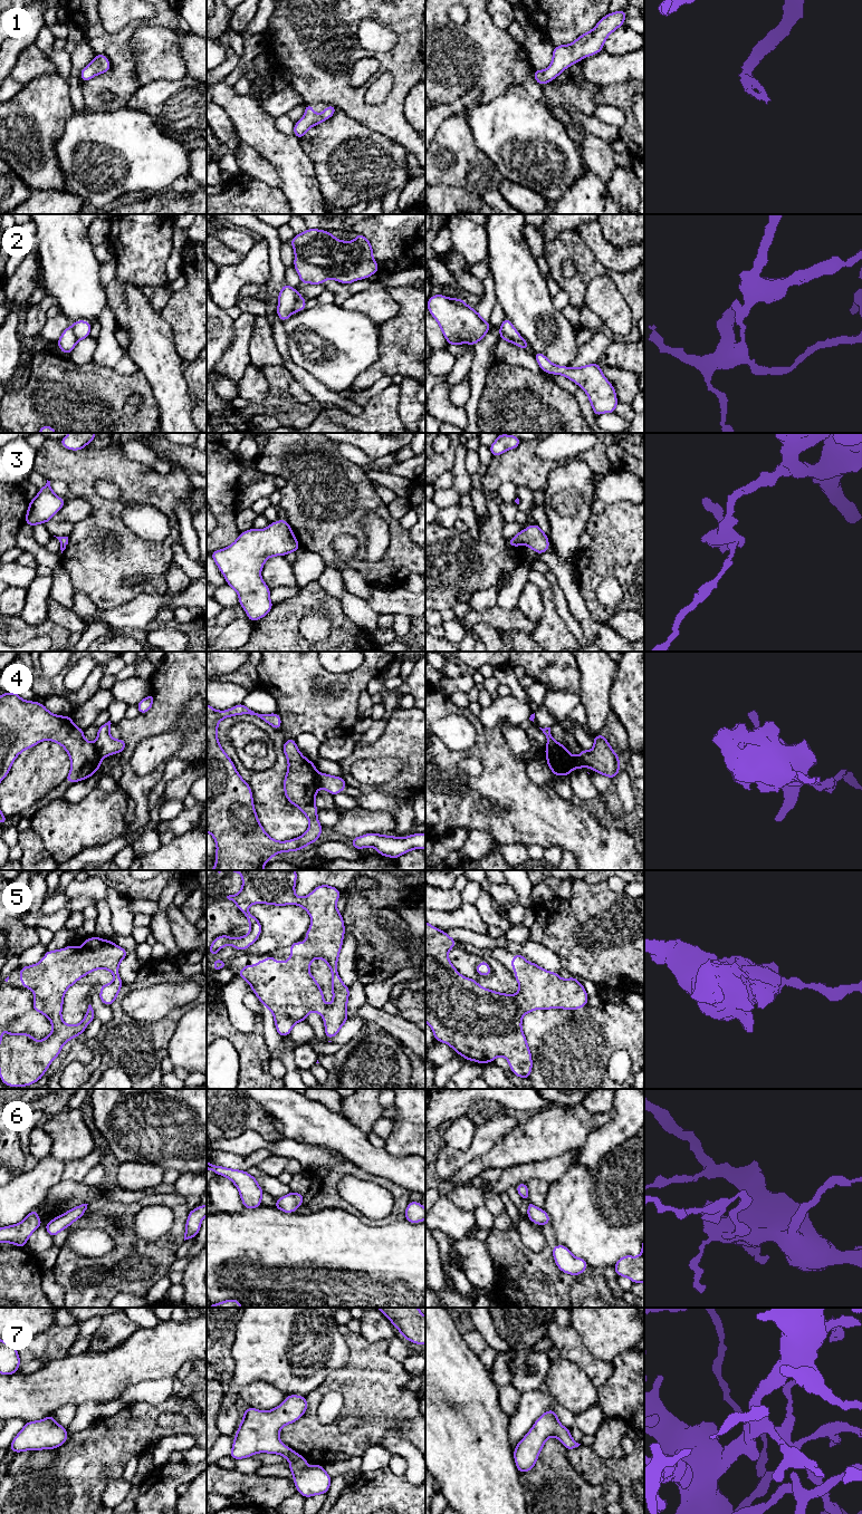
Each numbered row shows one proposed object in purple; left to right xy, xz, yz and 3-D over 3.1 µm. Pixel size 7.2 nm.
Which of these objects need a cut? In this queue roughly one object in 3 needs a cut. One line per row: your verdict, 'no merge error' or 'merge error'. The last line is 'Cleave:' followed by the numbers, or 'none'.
1: no merge error
2: merge error
3: no merge error
4: merge error
5: no merge error
6: no merge error
7: no merge error
Cleave: 2, 4

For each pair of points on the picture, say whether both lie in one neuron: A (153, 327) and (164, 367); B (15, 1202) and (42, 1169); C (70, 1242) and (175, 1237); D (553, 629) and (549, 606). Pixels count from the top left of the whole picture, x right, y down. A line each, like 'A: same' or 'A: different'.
A: same
B: same
C: different
D: same

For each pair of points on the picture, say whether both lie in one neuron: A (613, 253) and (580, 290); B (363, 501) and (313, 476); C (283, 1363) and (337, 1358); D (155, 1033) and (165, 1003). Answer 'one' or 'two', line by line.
A: two
B: one
C: one
D: two

